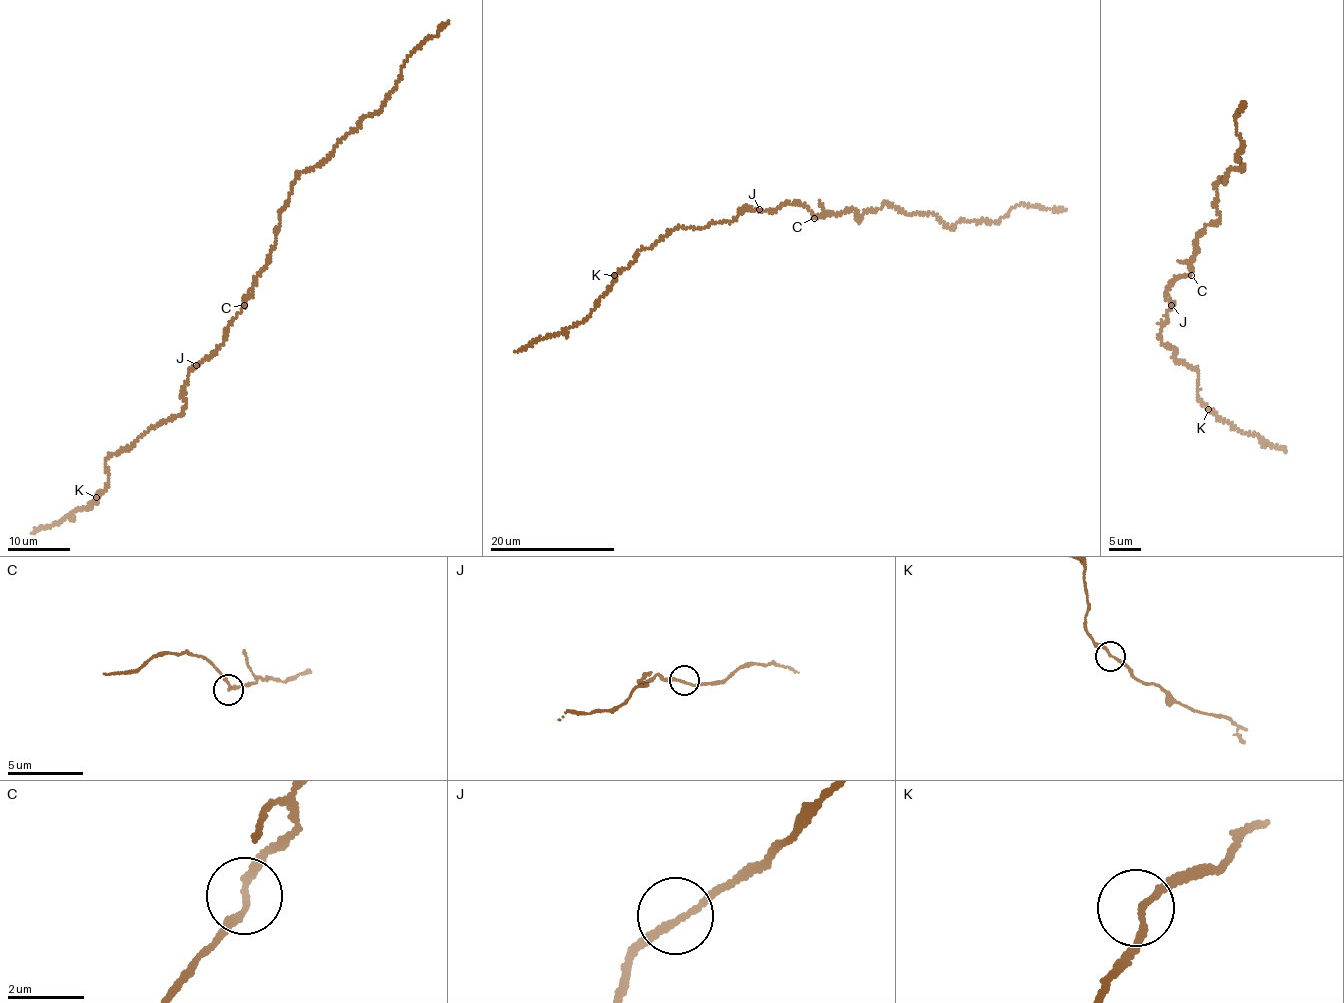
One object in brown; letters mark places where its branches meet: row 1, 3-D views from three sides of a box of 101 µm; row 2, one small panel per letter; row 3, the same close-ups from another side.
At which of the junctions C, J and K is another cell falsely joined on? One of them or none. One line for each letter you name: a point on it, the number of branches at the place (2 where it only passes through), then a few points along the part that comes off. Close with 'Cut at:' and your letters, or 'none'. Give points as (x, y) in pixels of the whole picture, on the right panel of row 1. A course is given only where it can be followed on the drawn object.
Cut at: none

